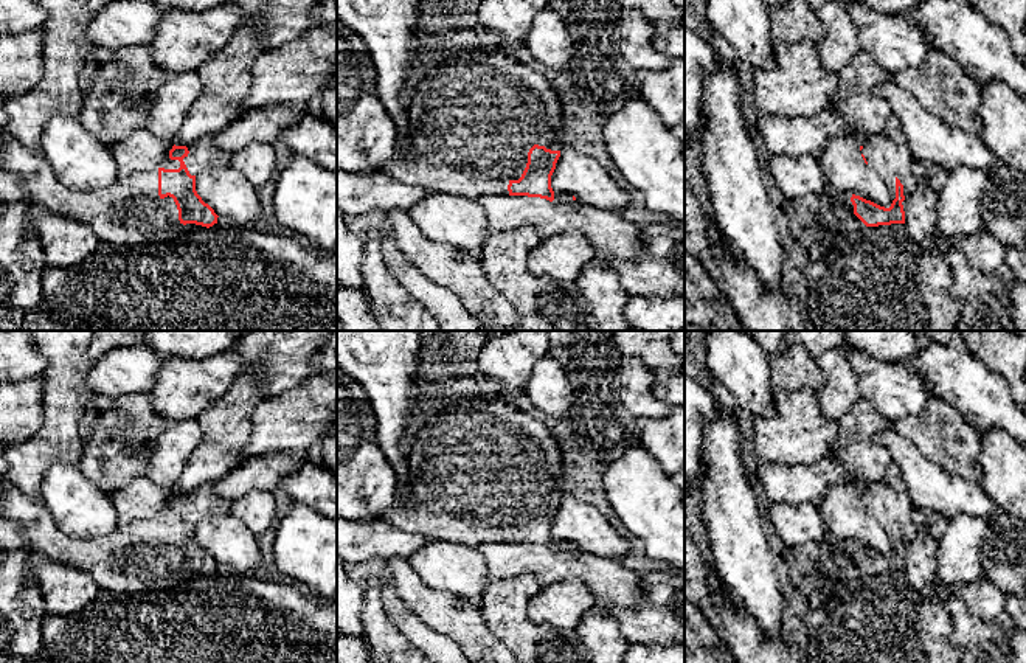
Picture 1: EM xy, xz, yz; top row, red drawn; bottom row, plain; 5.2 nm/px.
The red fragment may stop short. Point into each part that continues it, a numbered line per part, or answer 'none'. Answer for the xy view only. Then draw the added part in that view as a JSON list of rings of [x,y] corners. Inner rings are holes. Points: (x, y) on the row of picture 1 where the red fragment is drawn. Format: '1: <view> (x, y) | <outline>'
1: xy (204, 154) | [[[213,135],[202,137],[186,148],[189,154],[183,161],[191,175],[231,165],[231,154],[219,149],[214,144]]]
2: xy (131, 205) | [[[6,127],[2,130],[0,169],[23,175],[37,205],[85,222],[101,242],[126,244],[133,234],[172,230],[172,210],[158,196],[158,168],[116,177],[106,188],[75,191],[56,179],[43,155],[12,140]]]

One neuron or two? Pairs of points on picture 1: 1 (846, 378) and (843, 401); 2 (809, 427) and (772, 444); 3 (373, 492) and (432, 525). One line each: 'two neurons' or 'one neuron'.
1: one neuron
2: one neuron
3: two neurons

